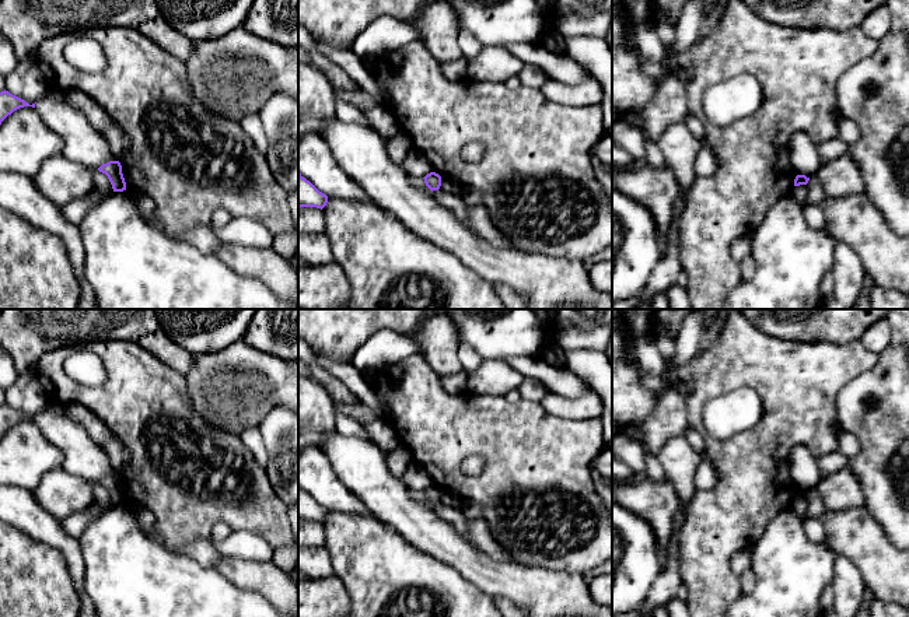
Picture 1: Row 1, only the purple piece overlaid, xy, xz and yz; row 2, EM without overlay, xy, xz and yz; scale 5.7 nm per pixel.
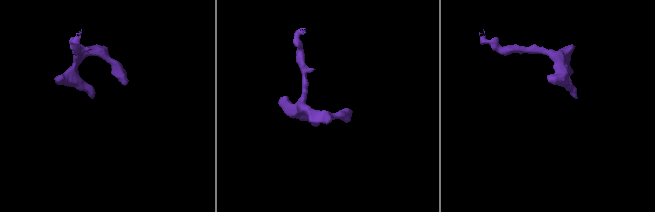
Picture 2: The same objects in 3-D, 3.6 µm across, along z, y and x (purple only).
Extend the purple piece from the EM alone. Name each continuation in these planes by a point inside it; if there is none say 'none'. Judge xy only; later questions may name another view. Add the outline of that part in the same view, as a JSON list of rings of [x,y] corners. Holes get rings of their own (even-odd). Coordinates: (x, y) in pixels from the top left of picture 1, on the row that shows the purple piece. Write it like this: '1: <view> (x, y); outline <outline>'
none

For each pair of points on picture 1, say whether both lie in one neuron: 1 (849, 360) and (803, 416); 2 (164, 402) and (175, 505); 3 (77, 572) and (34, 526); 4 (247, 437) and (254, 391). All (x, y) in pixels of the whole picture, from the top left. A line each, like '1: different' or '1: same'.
1: same
2: same
3: same
4: different

